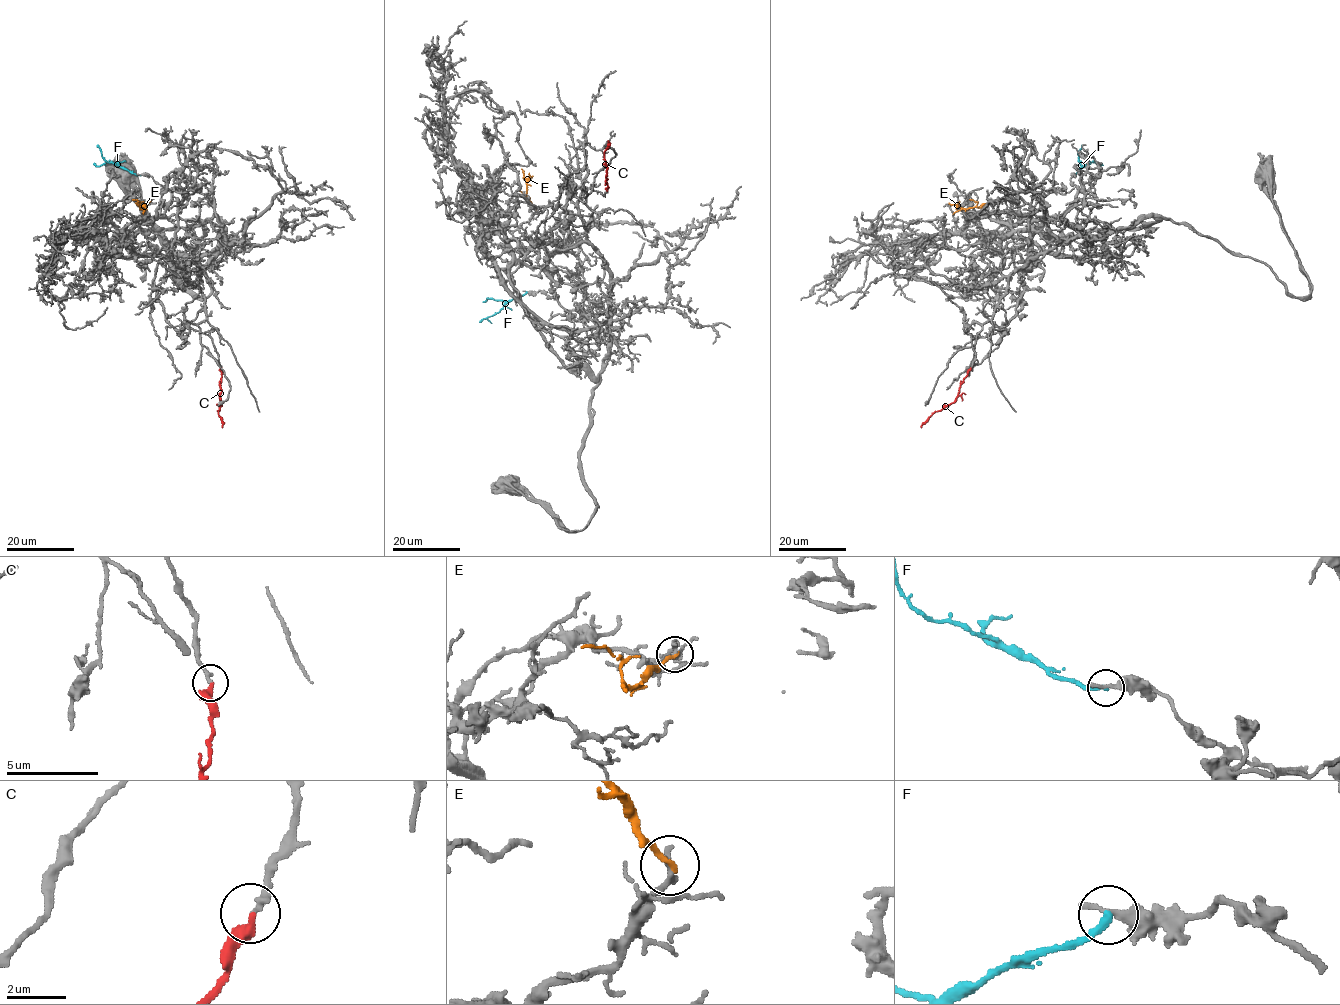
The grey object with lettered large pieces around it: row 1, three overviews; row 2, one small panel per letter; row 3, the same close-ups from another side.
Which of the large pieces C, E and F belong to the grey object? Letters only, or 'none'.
C

